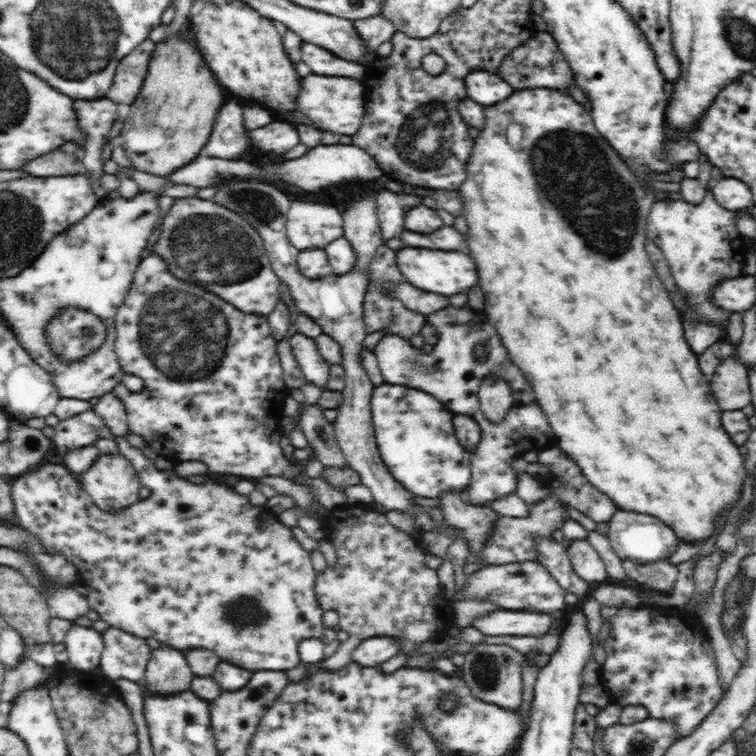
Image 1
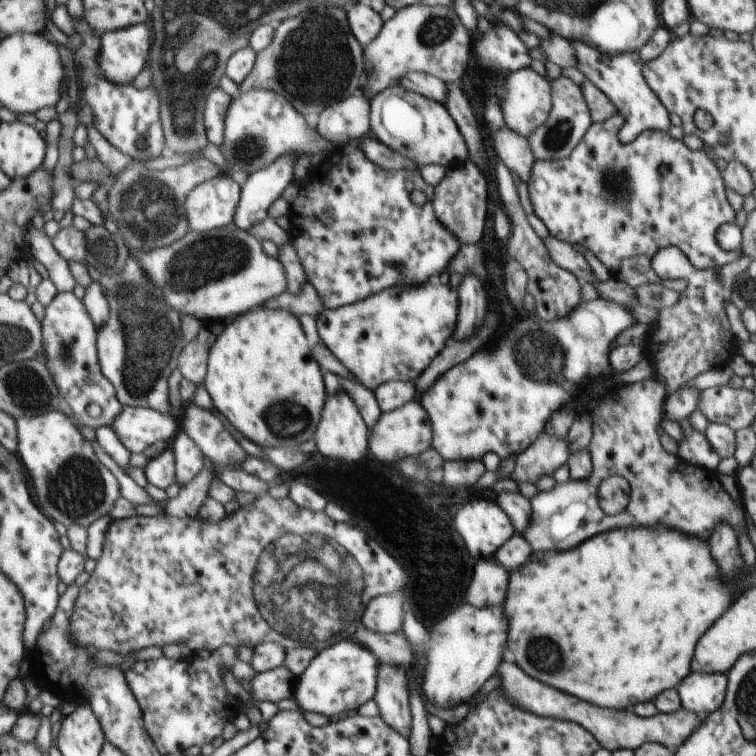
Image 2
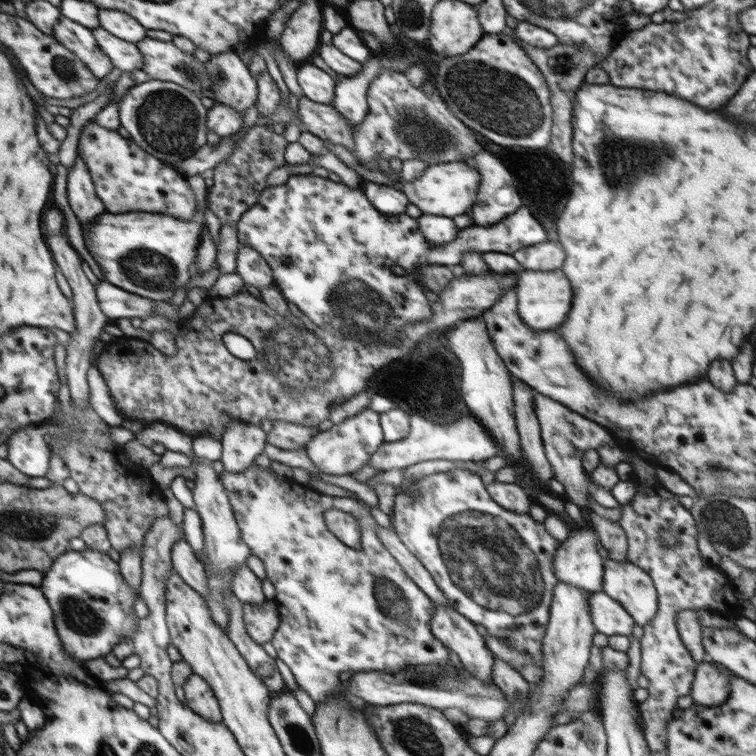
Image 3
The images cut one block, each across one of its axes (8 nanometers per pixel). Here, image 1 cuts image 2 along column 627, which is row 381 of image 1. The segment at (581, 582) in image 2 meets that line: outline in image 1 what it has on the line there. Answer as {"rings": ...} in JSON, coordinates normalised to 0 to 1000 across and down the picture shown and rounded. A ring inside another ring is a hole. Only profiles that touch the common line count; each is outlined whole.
{"rings":[[[685,119],[675,130],[669,130],[669,135],[661,135],[656,140],[640,140],[640,155],[640,167],[632,181],[627,183],[630,193],[624,193],[622,217],[616,217],[616,241],[612,241],[606,251],[611,257],[614,286],[619,294],[619,331],[632,352],[635,381],[643,392],[643,415],[648,426],[653,426],[659,447],[664,447],[669,463],[675,463],[675,475],[696,495],[696,503],[704,508],[709,519],[709,532],[722,545],[728,565],[735,574],[734,579],[738,579],[737,591],[754,610],[759,608],[767,616],[767,623],[791,649],[812,664],[820,676],[852,677],[873,685],[892,701],[899,717],[934,718],[947,701],[950,683],[968,675],[979,661],[988,623],[978,590],[966,581],[952,561],[952,548],[956,548],[956,544],[940,519],[938,500],[926,489],[925,476],[907,451],[899,418],[892,410],[884,386],[868,365],[854,333],[854,292],[860,275],[868,267],[866,259],[857,255],[851,246],[847,249],[848,242],[844,243],[839,238],[828,217],[791,177],[778,144],[741,119]]]}

